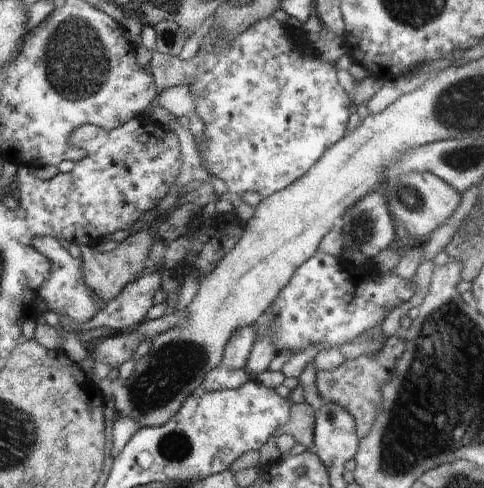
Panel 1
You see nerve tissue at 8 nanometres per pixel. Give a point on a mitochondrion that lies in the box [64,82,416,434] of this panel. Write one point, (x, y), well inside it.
(178, 363)

